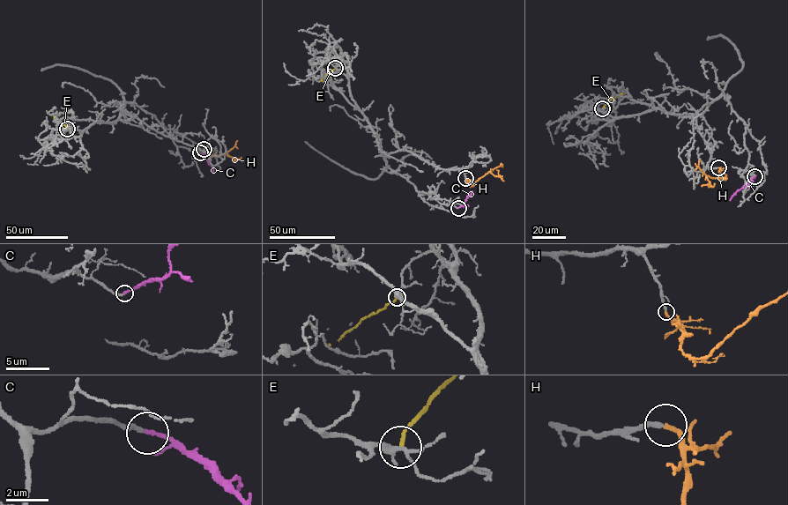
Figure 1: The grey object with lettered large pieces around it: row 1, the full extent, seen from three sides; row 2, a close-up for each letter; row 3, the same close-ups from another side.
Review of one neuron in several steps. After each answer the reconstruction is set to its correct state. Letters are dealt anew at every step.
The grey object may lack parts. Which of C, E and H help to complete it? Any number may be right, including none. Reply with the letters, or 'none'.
C, H

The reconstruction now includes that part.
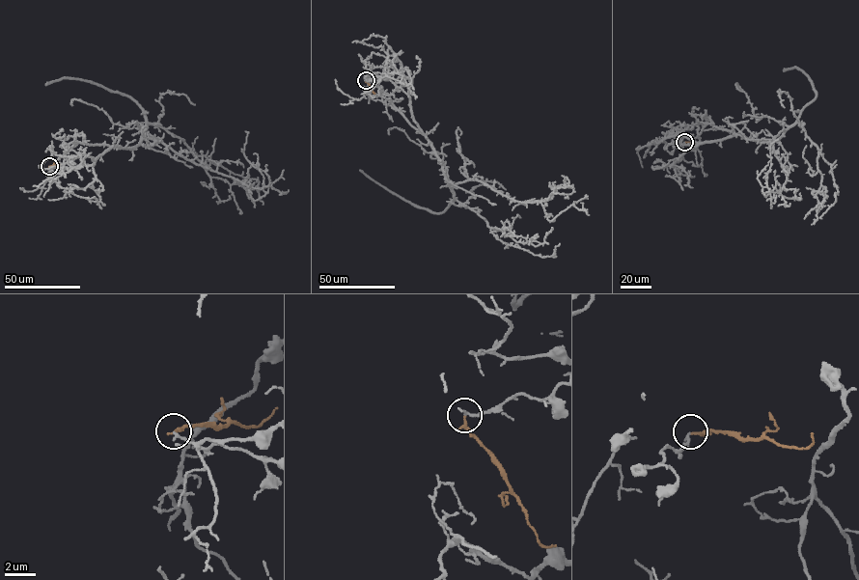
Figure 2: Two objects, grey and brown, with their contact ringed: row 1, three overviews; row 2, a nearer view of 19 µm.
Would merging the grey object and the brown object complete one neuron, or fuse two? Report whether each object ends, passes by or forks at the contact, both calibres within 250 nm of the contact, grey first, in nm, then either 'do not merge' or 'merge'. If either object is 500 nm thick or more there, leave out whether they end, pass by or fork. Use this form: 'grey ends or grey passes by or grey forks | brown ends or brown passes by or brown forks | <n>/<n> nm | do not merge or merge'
grey ends | brown ends | 170/200 nm | merge

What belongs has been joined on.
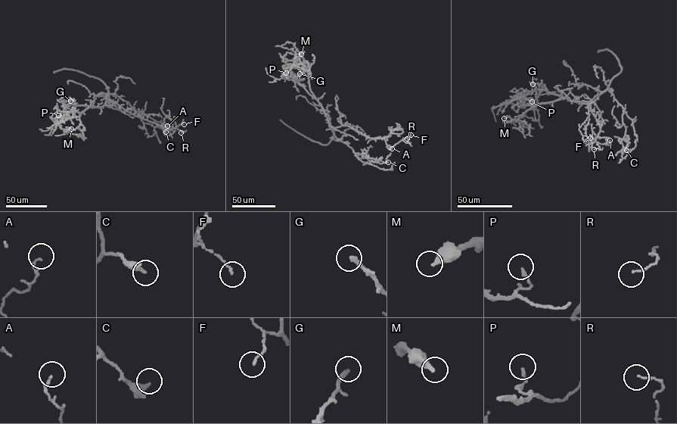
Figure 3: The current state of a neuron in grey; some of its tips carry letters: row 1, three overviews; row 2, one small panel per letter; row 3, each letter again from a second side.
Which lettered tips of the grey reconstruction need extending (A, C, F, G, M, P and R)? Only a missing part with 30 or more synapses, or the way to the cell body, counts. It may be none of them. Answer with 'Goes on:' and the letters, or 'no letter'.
Goes on: G, M

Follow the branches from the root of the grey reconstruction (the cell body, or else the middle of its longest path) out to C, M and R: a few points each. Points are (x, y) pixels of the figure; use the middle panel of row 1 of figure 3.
C: (336, 127), (333, 131), (334, 136), (350, 147), (354, 153), (360, 154), (371, 161), (388, 162)
M: (336, 127), (330, 128), (327, 114), (311, 91), (309, 68), (302, 64), (299, 57), (301, 54)
R: (336, 127), (349, 126), (368, 137), (383, 138), (389, 149), (402, 140), (408, 142), (407, 138)

